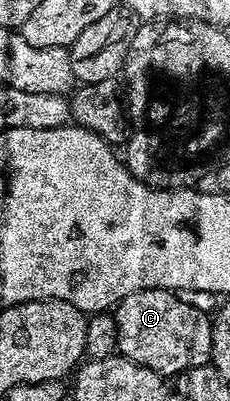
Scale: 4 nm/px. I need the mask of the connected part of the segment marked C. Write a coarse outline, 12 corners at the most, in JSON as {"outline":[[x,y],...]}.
{"outline":[[169,289],[113,310],[117,352],[167,379],[210,364],[212,321]]}

